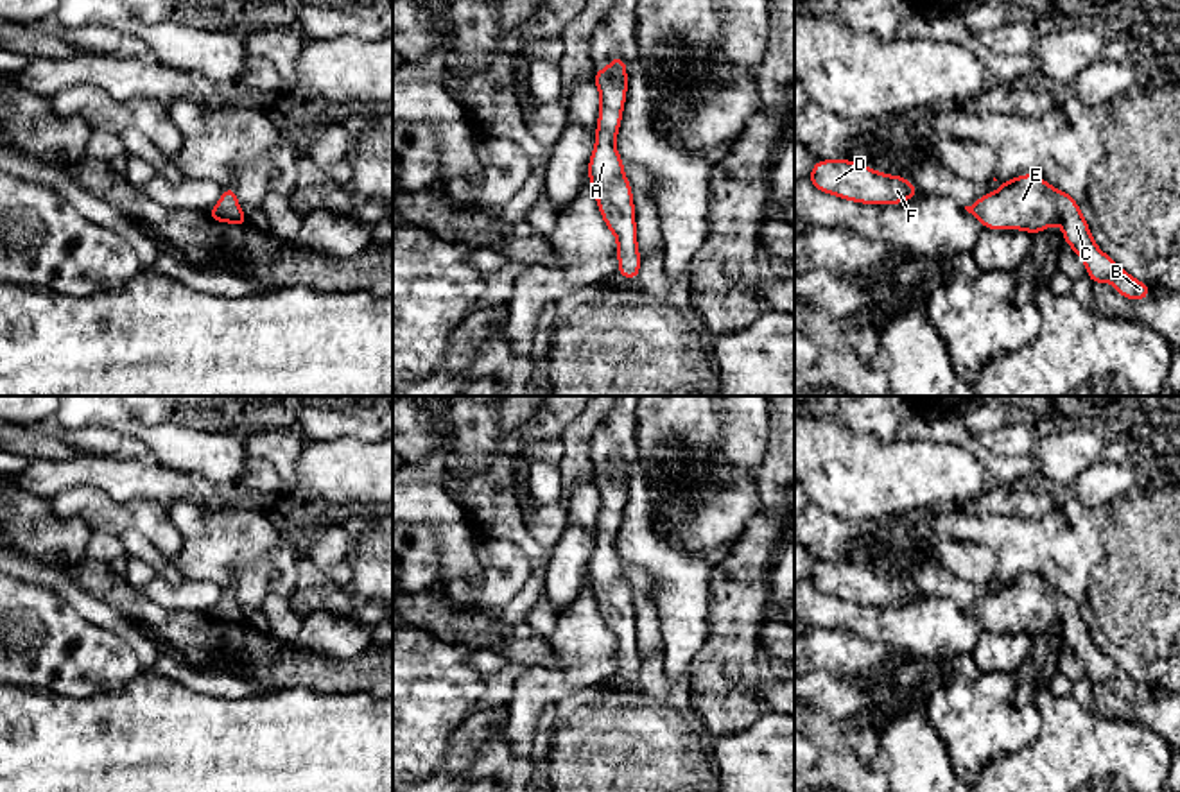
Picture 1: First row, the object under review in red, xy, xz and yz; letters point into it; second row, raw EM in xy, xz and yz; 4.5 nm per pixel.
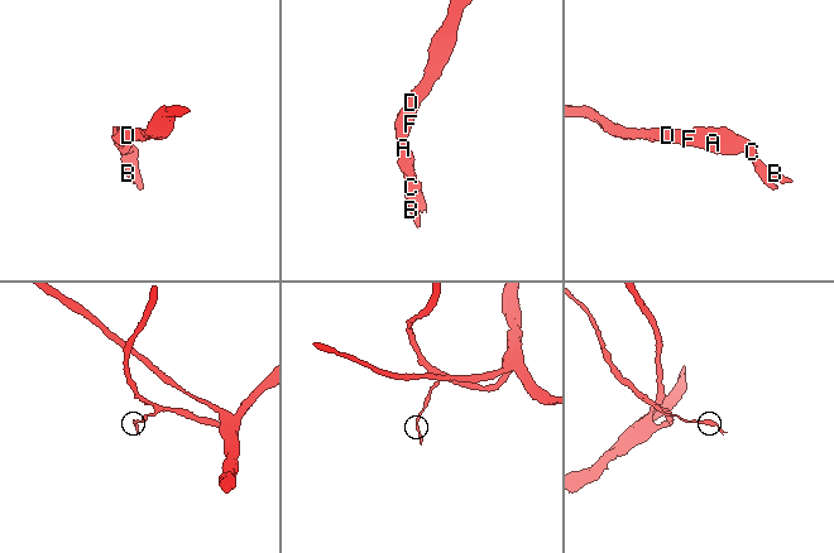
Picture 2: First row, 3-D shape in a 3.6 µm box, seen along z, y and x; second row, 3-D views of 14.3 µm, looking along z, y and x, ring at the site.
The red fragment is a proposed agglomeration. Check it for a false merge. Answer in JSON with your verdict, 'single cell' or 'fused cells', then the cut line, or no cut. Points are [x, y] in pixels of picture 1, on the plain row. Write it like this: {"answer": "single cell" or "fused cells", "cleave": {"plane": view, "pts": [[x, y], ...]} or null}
{"answer": "single cell", "cleave": null}

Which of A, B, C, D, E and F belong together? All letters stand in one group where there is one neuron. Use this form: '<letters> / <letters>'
A B C D E F

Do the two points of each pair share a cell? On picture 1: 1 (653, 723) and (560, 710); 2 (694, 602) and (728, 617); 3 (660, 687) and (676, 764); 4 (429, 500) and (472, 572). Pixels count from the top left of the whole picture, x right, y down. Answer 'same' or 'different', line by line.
1: same
2: different
3: same
4: same

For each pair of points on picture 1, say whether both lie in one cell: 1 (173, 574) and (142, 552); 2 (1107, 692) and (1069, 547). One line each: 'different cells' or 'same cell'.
1: same cell
2: different cells

